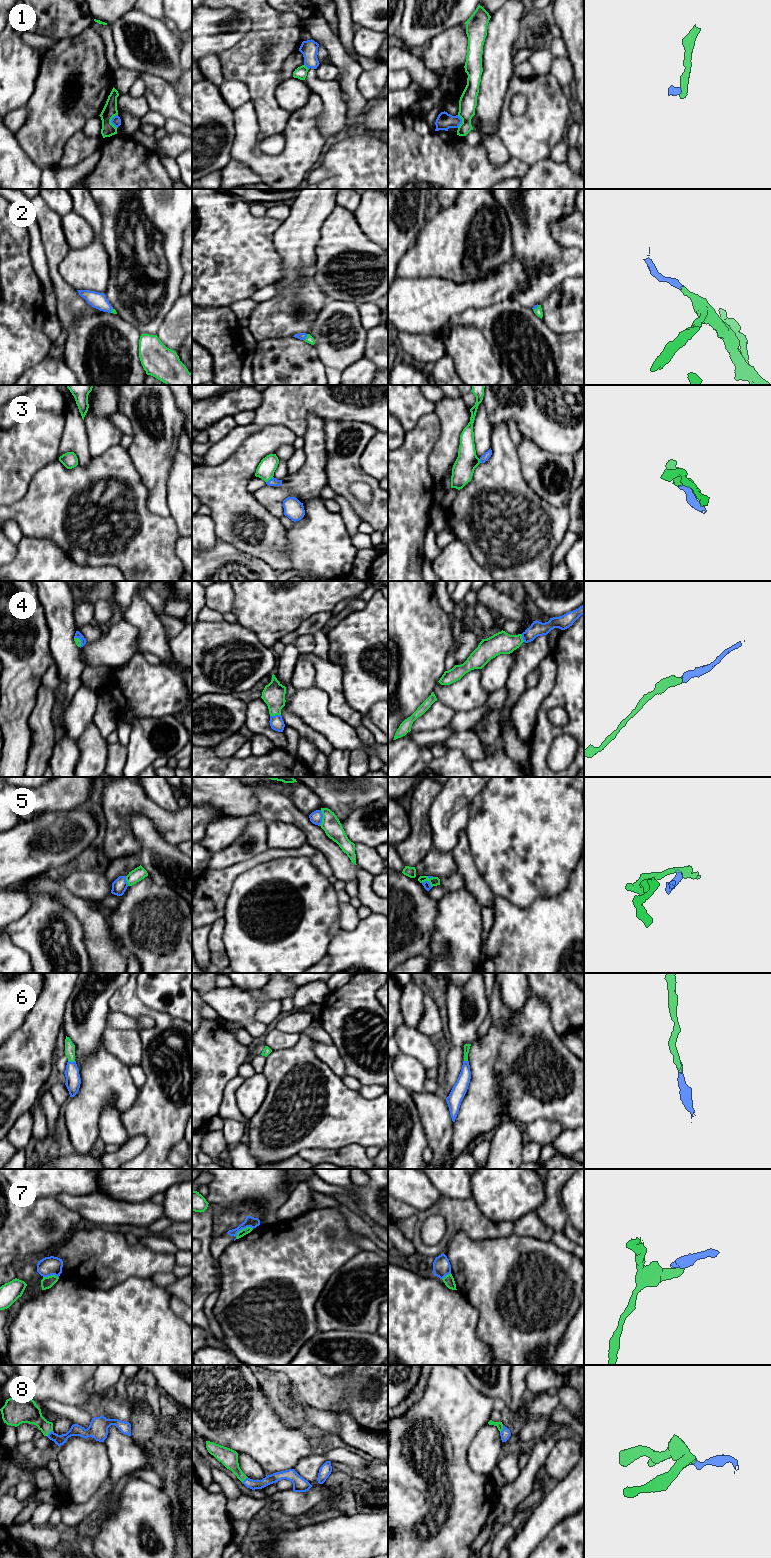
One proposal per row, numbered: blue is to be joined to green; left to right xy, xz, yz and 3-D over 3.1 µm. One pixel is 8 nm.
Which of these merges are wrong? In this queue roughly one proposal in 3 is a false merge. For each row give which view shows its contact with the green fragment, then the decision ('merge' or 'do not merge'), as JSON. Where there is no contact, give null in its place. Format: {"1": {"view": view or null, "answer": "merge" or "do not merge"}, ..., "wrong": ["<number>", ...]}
{"1": {"view": "xy", "answer": "do not merge"}, "2": {"view": "xz", "answer": "merge"}, "3": {"view": "xz", "answer": "merge"}, "4": {"view": "xz", "answer": "merge"}, "5": {"view": "yz", "answer": "do not merge"}, "6": {"view": "xy", "answer": "merge"}, "7": {"view": "xz", "answer": "do not merge"}, "8": {"view": "yz", "answer": "merge"}, "wrong": ["1", "5", "7"]}

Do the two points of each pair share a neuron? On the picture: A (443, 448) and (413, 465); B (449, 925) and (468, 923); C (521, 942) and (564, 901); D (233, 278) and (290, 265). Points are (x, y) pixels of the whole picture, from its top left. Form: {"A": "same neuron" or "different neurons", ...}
{"A": "different neurons", "B": "same neuron", "C": "same neuron", "D": "different neurons"}

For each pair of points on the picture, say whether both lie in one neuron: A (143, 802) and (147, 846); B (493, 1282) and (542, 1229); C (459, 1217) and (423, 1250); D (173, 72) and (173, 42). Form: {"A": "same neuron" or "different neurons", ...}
{"A": "different neurons", "B": "different neurons", "C": "same neuron", "D": "same neuron"}

